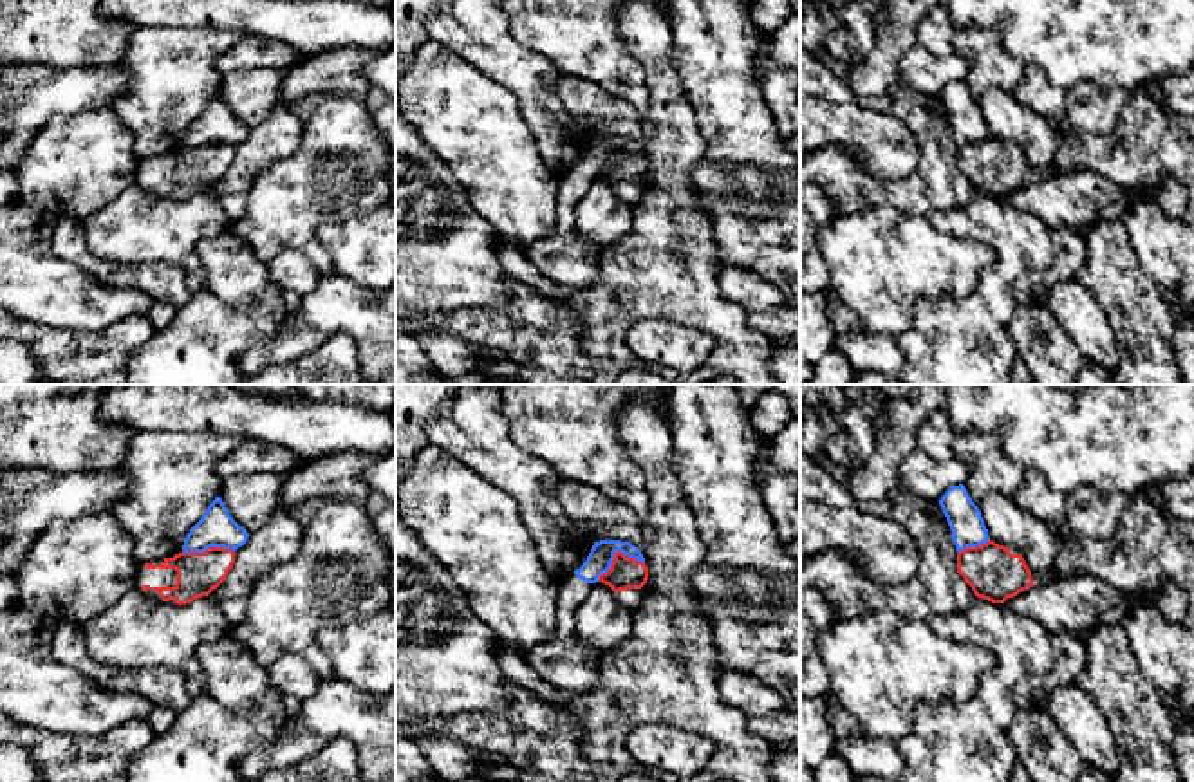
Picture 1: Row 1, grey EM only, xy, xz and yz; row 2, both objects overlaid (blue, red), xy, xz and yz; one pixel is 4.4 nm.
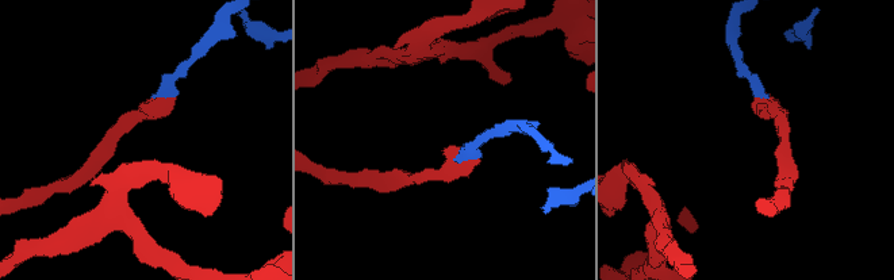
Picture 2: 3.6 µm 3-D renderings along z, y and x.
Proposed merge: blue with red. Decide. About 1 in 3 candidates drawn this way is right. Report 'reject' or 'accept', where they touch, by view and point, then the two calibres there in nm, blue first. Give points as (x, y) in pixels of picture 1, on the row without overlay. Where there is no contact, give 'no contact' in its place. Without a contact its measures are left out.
reject | xz (615, 147) | 110/140 nm

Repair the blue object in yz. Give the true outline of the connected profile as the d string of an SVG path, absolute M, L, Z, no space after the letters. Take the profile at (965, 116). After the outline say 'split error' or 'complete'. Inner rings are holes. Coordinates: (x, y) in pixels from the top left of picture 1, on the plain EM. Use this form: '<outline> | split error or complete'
M963 79L952 81L941 92L939 101L952 126L956 146L977 143L990 135L979 103L972 98Z | complete

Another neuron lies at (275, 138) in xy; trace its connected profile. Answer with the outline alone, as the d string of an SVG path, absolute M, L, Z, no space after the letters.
M289 105L275 107L267 117L249 128L247 137L235 146L231 166L208 193L217 199L247 193L260 172L289 157L300 146L302 134L303 123Z

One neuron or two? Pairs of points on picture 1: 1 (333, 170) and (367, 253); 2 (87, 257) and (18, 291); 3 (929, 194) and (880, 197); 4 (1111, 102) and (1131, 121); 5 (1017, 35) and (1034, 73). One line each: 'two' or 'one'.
1: two
2: two
3: one
4: two
5: two

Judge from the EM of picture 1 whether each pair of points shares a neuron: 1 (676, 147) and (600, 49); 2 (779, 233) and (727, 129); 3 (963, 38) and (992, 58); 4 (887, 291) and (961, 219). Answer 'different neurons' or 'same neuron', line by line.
1: different neurons
2: same neuron
3: same neuron
4: different neurons

